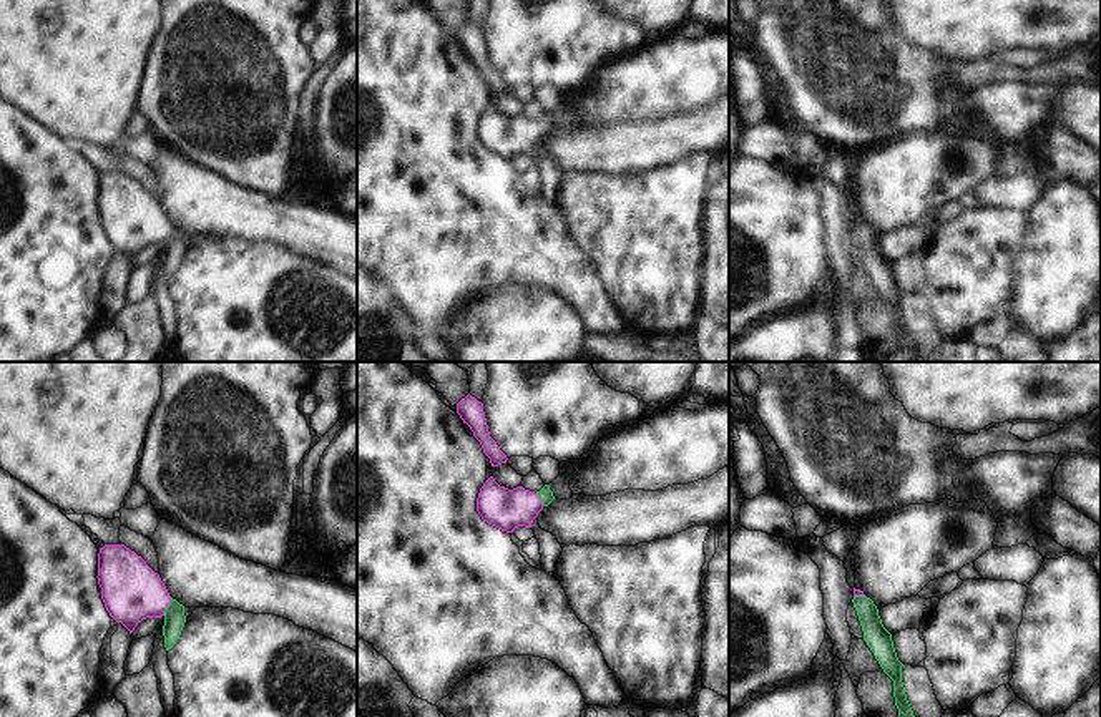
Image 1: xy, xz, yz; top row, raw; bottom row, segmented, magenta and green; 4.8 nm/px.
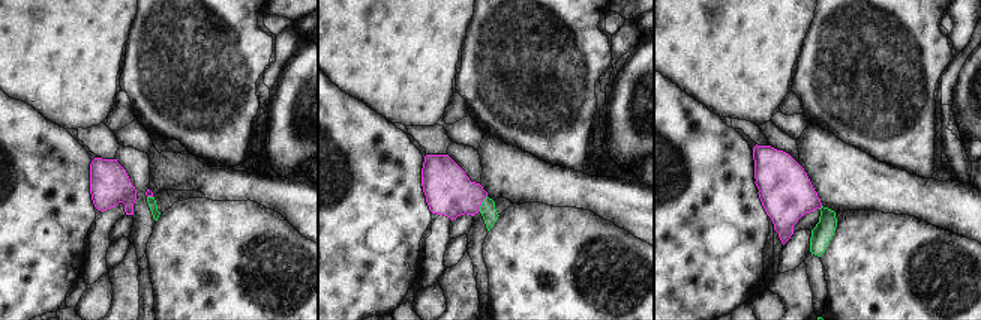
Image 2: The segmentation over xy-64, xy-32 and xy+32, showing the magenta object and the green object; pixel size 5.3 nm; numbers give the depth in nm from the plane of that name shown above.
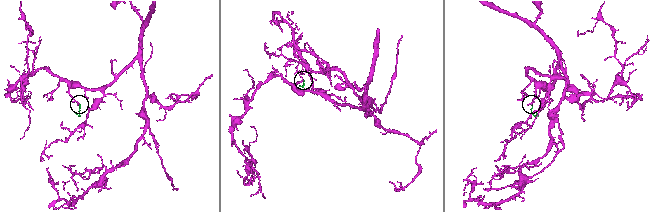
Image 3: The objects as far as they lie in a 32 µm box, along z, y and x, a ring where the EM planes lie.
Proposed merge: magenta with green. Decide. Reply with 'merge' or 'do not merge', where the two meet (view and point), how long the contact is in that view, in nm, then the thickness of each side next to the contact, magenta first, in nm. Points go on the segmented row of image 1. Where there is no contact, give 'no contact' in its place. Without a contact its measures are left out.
merge; contact xy (166, 606); length 100 nm; calibres 300 and 100 nm

